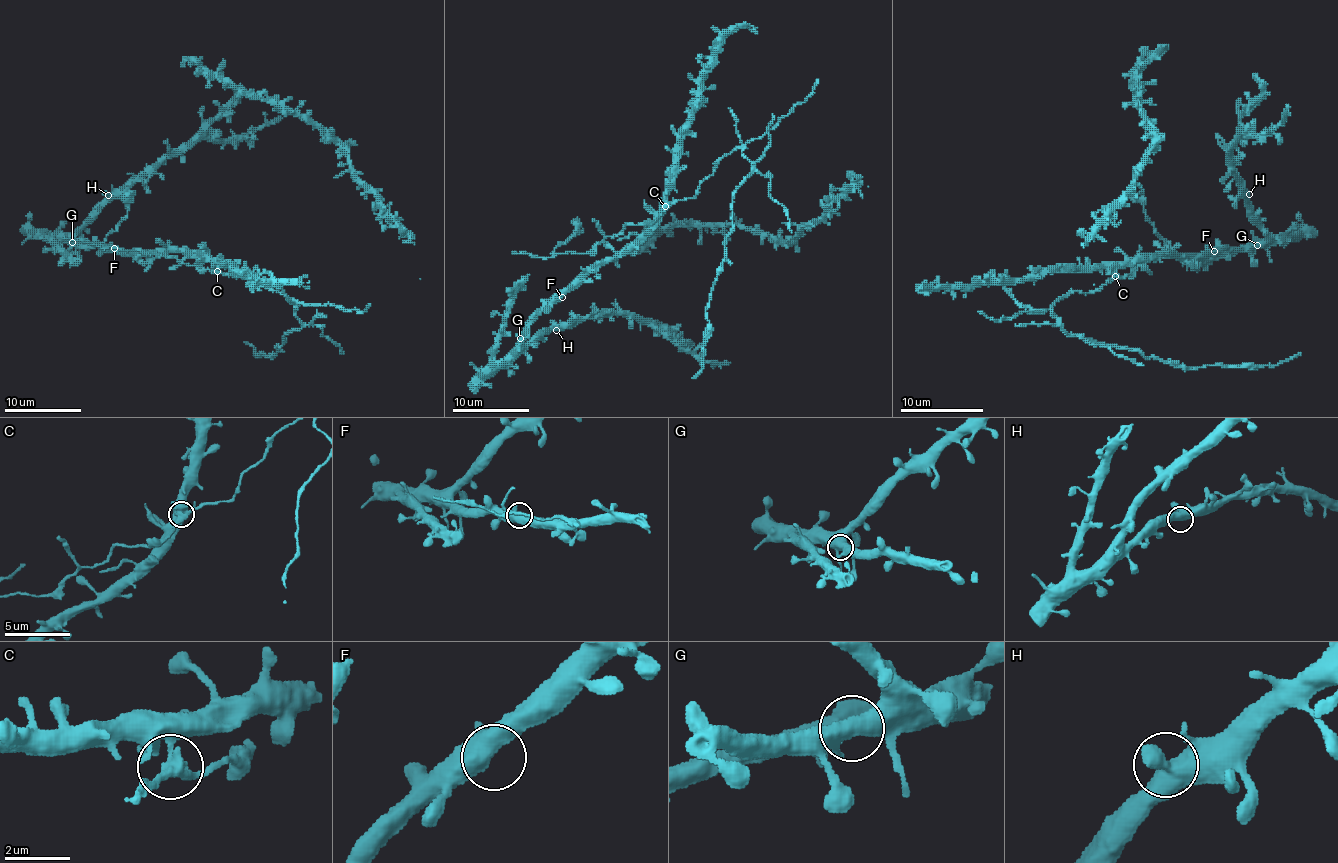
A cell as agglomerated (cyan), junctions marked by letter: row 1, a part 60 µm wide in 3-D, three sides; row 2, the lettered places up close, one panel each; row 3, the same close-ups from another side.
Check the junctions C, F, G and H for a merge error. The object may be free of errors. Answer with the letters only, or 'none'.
C

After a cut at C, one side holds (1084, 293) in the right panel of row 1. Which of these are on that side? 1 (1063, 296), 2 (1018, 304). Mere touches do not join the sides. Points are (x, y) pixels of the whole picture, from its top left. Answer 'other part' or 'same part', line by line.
1: same part
2: same part

